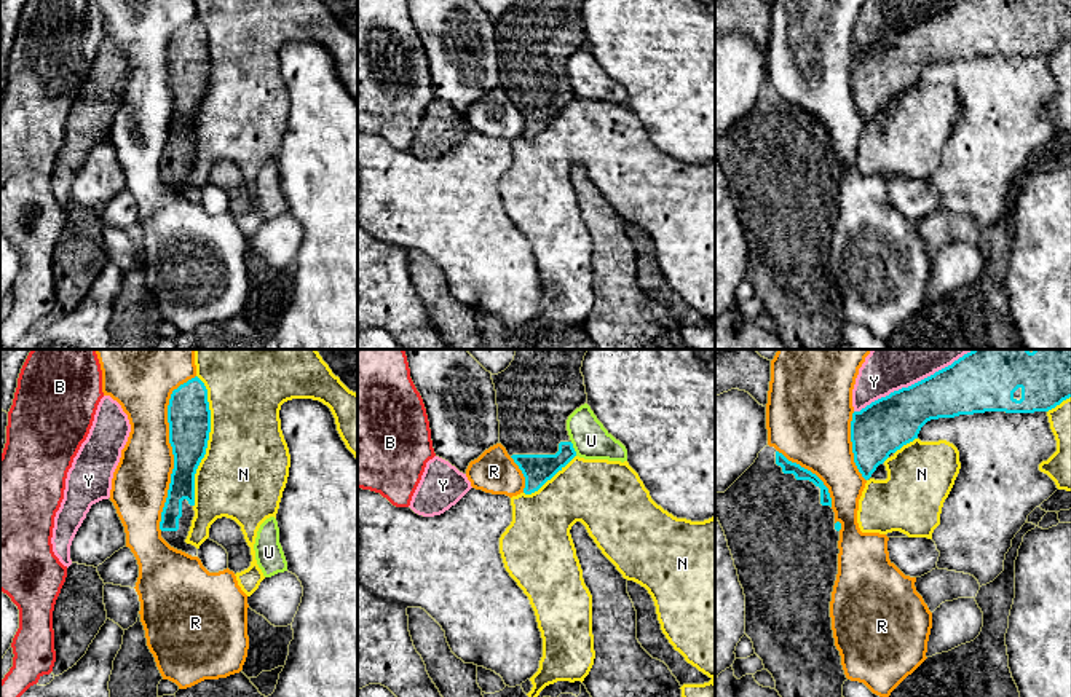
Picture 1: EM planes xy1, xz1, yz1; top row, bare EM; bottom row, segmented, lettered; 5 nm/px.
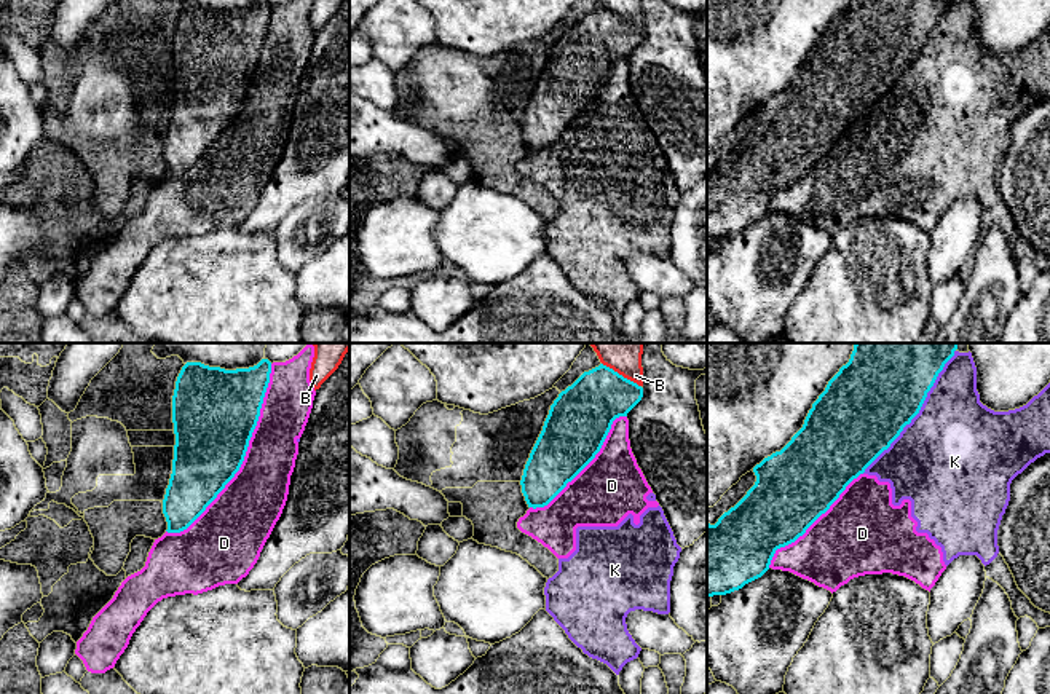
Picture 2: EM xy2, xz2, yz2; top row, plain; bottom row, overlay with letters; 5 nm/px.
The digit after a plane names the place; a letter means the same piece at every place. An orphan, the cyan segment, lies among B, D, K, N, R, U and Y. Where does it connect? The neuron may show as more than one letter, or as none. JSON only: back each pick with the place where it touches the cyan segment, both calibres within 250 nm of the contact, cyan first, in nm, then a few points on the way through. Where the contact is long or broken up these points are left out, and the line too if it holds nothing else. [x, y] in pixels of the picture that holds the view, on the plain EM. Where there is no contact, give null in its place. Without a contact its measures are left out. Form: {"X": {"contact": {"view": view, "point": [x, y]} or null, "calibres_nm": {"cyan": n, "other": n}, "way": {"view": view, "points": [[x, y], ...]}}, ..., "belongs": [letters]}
{"belongs": []}

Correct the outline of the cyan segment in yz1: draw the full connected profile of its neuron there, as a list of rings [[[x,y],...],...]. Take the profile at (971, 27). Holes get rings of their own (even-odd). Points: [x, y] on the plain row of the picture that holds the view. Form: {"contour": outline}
{"contour": [[[959,0],[951,8],[852,56],[854,105],[865,123],[891,96],[918,81],[921,70],[939,61],[985,54],[1049,54],[1071,40],[1071,0]]]}

